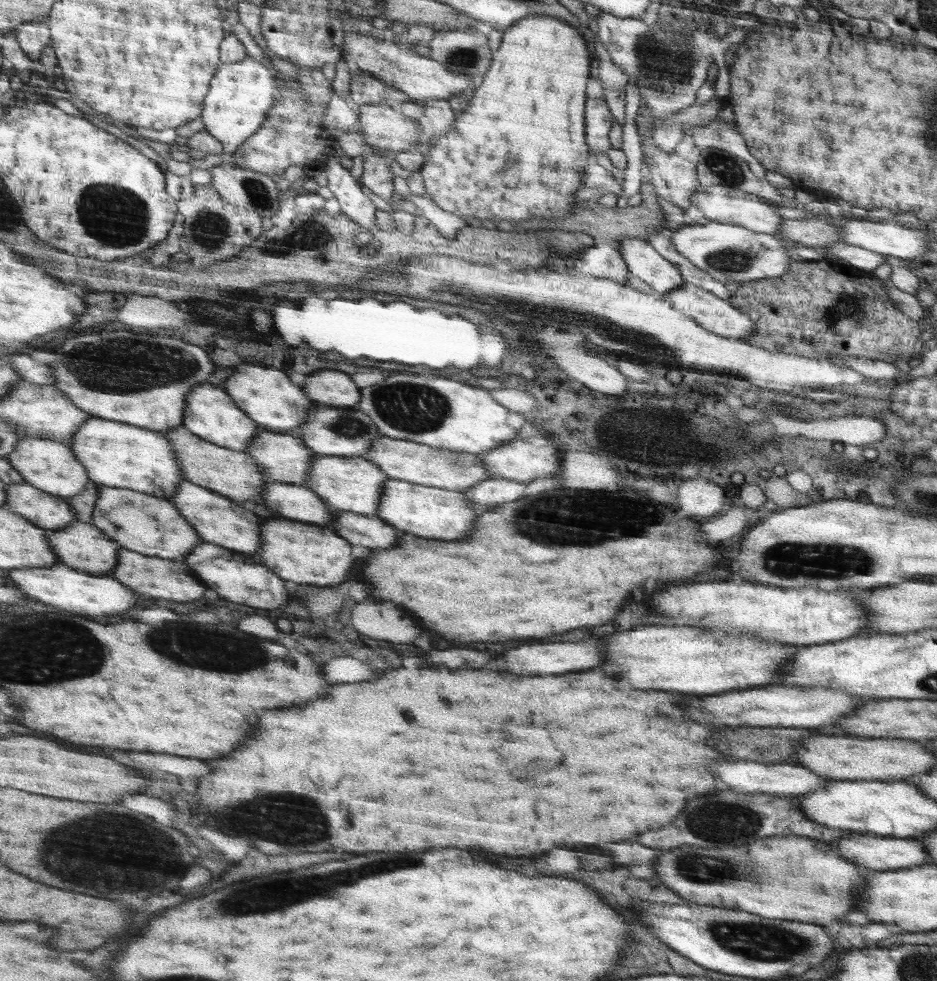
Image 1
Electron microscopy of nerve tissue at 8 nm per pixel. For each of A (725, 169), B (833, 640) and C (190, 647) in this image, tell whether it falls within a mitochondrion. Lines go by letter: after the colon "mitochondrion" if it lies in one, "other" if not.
A: mitochondrion
B: other
C: mitochondrion

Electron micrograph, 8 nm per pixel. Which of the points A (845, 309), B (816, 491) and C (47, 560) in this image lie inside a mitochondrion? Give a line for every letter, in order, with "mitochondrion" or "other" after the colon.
A: mitochondrion
B: other
C: other

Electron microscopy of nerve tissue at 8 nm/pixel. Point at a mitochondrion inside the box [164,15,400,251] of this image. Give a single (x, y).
(258, 194)

